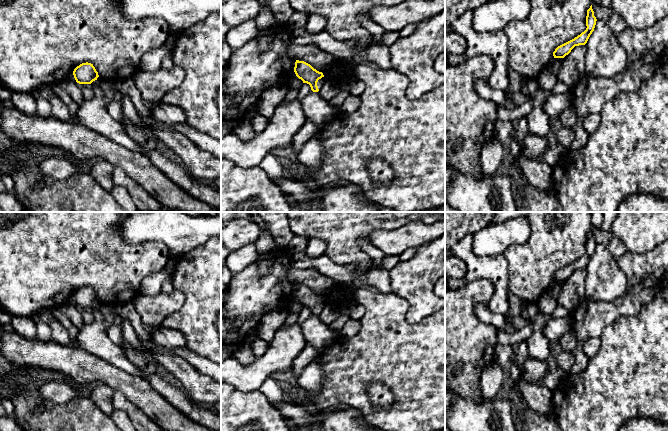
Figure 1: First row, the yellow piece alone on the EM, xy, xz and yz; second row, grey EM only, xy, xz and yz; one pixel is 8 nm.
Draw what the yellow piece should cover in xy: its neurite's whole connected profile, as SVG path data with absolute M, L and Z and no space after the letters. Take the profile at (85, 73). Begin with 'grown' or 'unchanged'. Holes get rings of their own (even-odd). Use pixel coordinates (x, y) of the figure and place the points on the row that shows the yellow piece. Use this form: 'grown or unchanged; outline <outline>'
grown; outline M82 63L73 71L74 78L79 84L90 84L94 97L84 100L72 119L85 127L115 141L117 144L133 151L142 151L137 143L129 138L121 122L113 119L107 112L103 92L100 88L101 78L91 63Z

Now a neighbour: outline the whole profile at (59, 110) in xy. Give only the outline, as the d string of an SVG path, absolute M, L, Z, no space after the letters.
M40 88L34 92L36 98L44 98L51 105L51 116L61 121L72 120L68 106L49 88Z

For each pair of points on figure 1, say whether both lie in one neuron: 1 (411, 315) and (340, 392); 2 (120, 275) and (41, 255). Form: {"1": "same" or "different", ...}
{"1": "different", "2": "same"}

